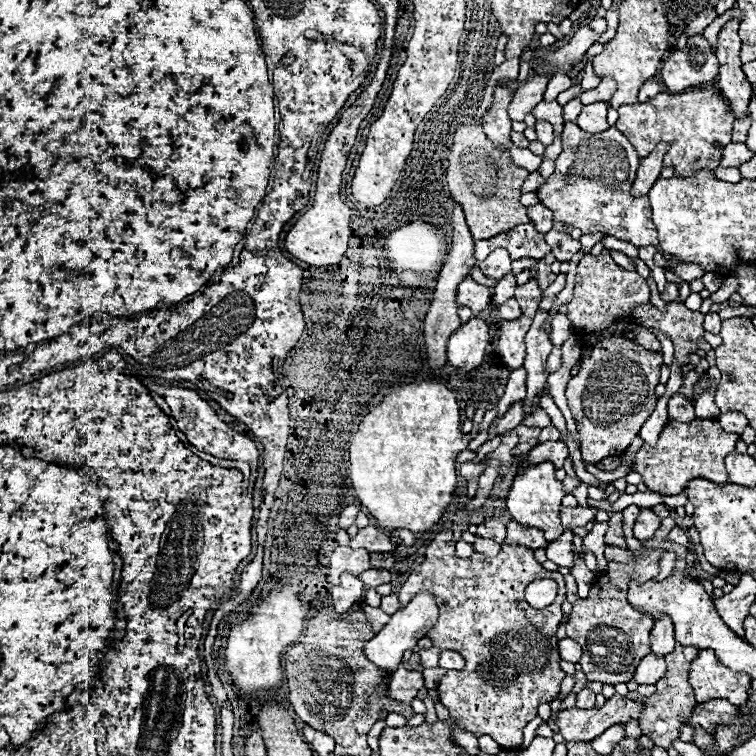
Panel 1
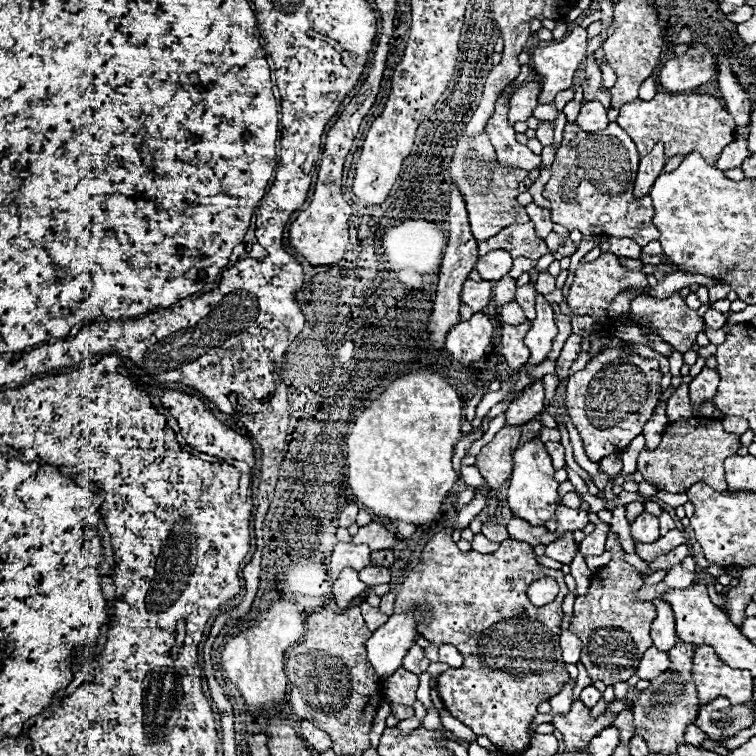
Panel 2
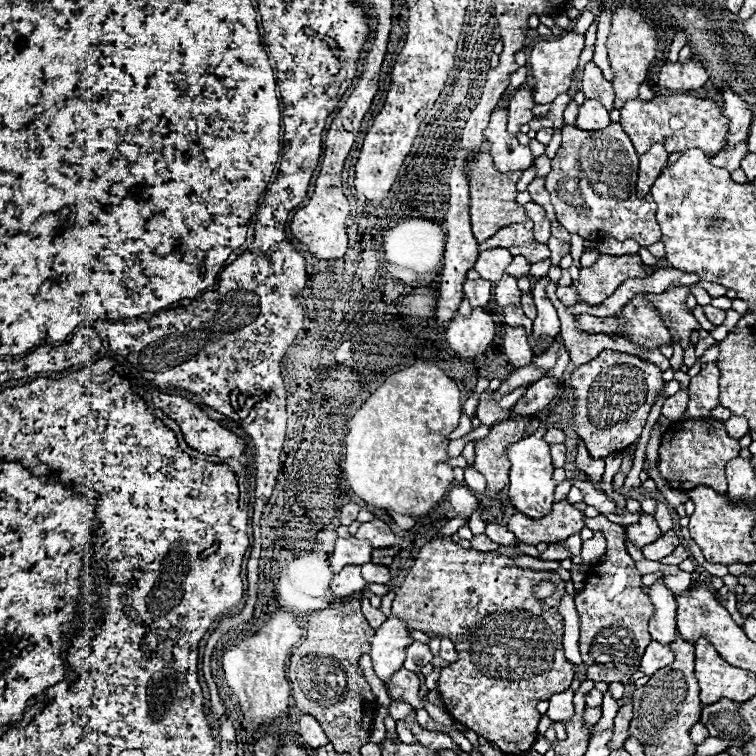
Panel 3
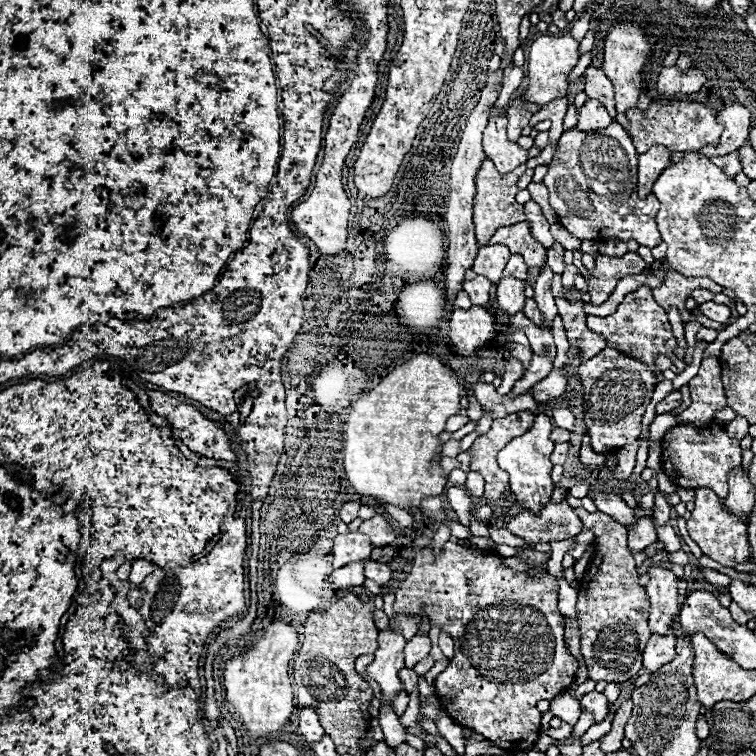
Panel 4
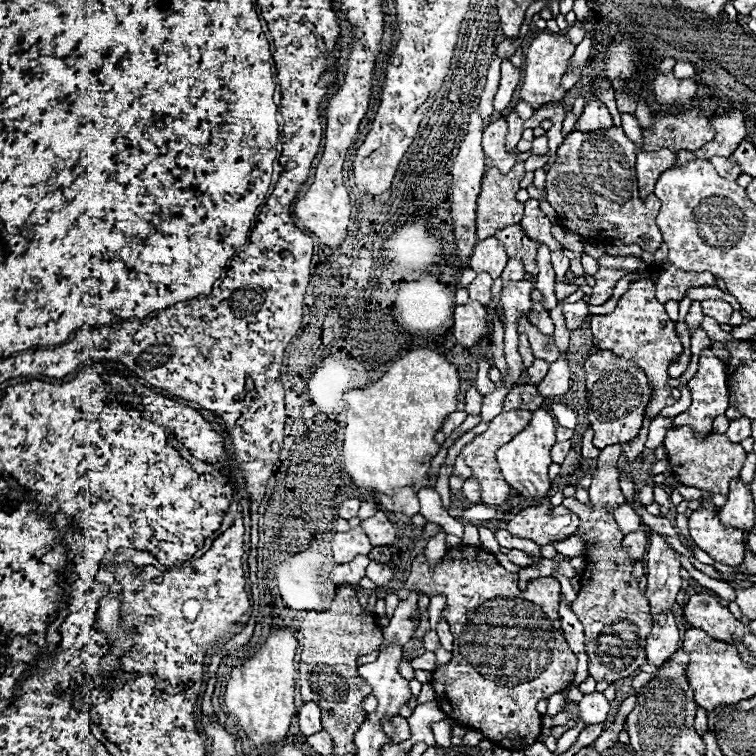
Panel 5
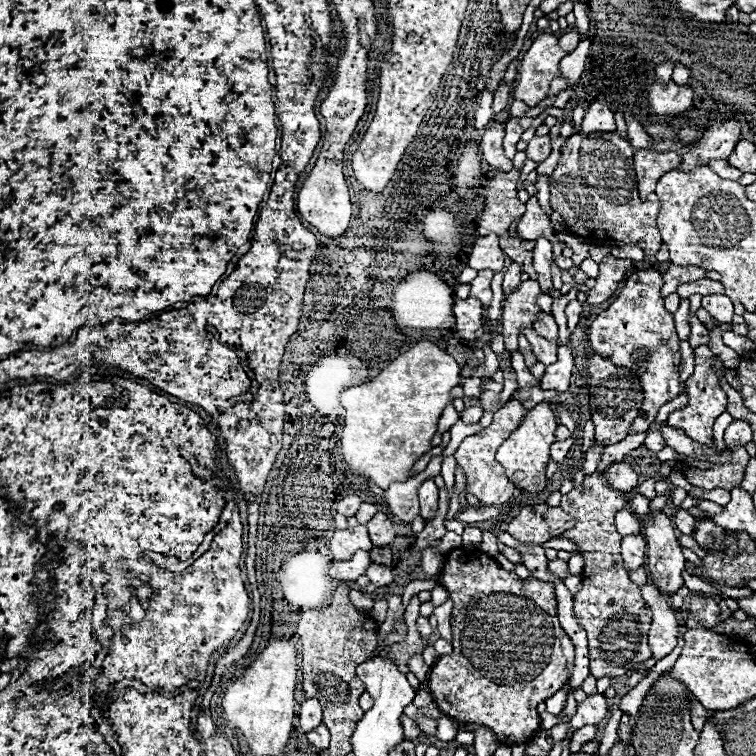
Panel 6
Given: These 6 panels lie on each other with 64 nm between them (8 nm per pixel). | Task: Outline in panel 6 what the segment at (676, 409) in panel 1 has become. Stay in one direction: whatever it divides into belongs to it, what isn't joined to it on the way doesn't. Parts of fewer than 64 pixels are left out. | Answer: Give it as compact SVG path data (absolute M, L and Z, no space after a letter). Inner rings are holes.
M642 270L630 274L618 298L604 312L600 312L590 326L590 342L594 352L610 356L614 364L634 370L642 380L646 398L640 416L632 424L634 434L646 432L648 426L654 422L658 410L680 394L676 370L682 360L680 340L674 330L674 318L664 308L660 288L662 288L662 274L658 270Z

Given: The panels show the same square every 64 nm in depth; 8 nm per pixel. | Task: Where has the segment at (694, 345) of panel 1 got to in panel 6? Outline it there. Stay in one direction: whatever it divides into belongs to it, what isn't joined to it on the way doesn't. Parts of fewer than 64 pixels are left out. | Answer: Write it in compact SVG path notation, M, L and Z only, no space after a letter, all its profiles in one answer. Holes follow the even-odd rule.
M670 264L670 268L664 272L664 286L662 286L662 298L674 294L678 290L678 286L686 284L686 282L696 282L706 278L706 270L700 270L696 266L676 266Z

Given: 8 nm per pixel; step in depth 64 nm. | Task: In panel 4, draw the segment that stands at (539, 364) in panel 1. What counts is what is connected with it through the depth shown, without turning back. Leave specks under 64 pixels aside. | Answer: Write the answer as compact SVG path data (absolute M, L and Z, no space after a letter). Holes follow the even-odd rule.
M546 266L546 268L542 270L542 274L540 274L540 276L536 278L536 282L534 282L534 300L536 300L538 308L540 308L540 314L542 314L544 324L546 324L548 328L552 328L552 322L554 322L554 318L556 318L556 314L558 314L556 304L554 304L554 298L552 298L552 294L550 294L552 276L554 276L554 272Z

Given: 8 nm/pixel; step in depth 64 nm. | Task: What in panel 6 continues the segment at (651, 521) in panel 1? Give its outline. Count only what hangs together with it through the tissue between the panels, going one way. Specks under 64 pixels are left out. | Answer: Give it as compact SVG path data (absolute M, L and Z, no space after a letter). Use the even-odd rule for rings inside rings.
M632 534L622 538L622 558L628 570L640 568L646 558L646 540L642 534Z

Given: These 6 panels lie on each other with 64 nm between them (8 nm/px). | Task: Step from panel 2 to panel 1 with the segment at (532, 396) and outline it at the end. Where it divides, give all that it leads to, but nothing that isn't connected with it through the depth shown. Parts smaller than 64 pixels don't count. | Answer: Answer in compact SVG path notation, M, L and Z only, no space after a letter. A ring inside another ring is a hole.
M514 402L510 406L510 410L496 422L494 434L506 434L506 430L514 430L524 420L524 416L526 416L526 412L524 412L522 402Z

